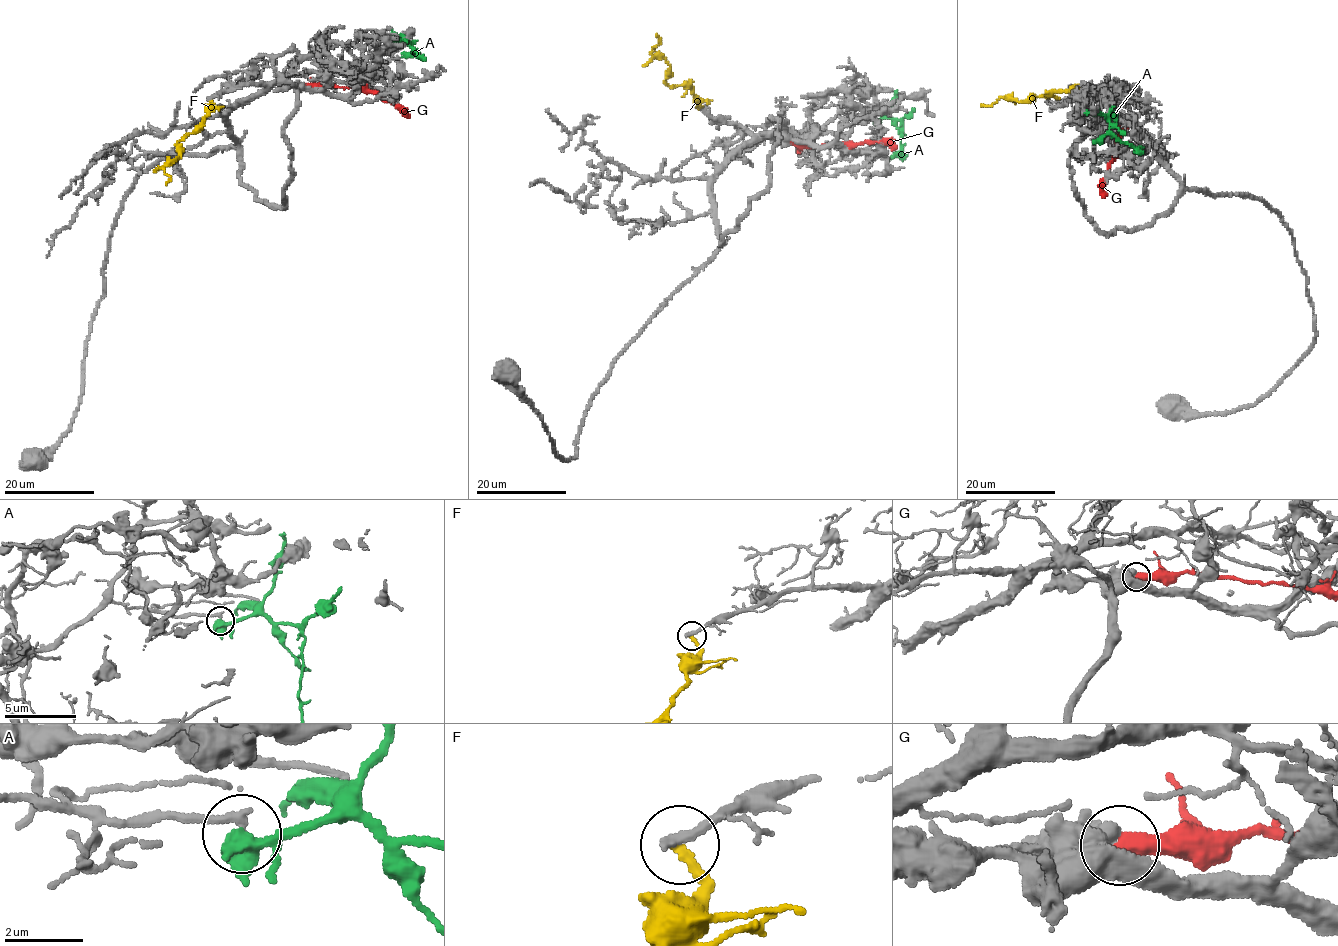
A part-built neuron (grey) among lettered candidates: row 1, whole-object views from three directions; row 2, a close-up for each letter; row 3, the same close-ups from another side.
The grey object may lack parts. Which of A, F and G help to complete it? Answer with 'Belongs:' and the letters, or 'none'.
Belongs: none

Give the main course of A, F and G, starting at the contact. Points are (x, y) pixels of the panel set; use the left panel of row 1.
A: (386, 39), (407, 43), (413, 49), (408, 54), (401, 52)
F: (209, 99), (211, 104), (204, 121), (176, 146), (180, 158), (161, 166), (170, 177), (166, 184)
G: (305, 85), (329, 84), (368, 90), (396, 105), (409, 116)

